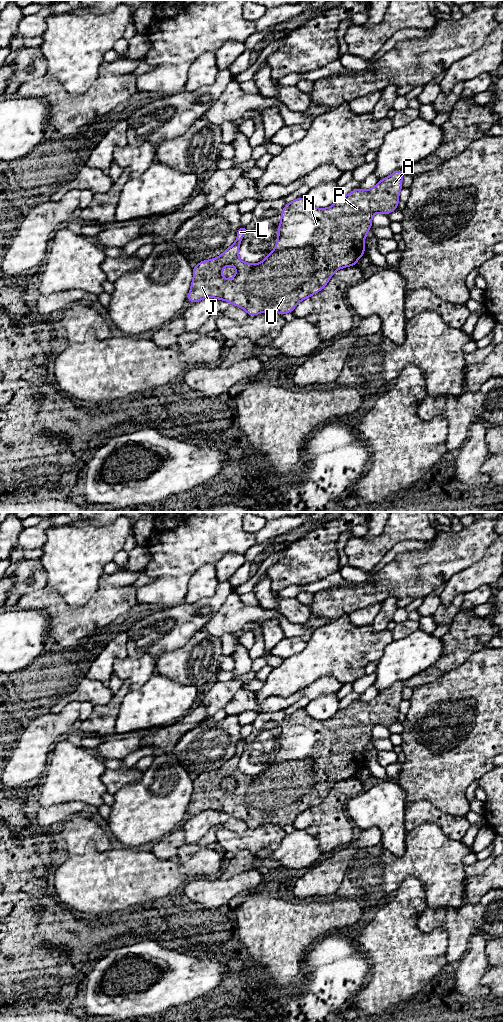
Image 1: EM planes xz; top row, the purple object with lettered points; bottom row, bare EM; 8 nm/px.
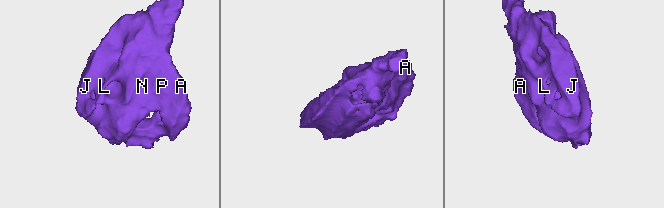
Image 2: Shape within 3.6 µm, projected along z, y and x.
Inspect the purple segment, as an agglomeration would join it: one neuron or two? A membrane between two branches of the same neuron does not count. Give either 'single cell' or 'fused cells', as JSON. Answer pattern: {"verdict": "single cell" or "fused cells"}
{"verdict": "single cell"}

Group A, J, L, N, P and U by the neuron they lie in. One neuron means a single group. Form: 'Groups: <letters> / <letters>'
Groups: A J L N P U

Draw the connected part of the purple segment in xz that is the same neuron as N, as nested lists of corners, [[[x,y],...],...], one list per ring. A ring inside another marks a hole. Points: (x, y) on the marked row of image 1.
[[[396,170],[379,180],[373,188],[354,189],[346,196],[339,197],[328,208],[315,208],[304,196],[286,203],[277,228],[276,246],[257,264],[245,263],[238,256],[246,231],[240,228],[235,242],[220,256],[202,260],[193,266],[193,280],[187,301],[193,304],[208,297],[224,300],[243,308],[250,317],[262,312],[276,312],[280,315],[293,312],[299,302],[320,292],[334,272],[356,266],[358,259],[365,255],[364,241],[372,228],[372,215],[389,215],[397,209],[404,175],[404,170]],[[228,265],[236,268],[236,275],[227,280],[222,277],[222,270]]]

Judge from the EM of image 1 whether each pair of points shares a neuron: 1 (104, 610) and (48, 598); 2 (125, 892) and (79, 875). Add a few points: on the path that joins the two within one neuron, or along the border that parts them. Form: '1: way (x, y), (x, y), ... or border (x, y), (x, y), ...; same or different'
1: way (90, 614), (64, 614), (62, 612); same
2: way (114, 882), (90, 882); same

